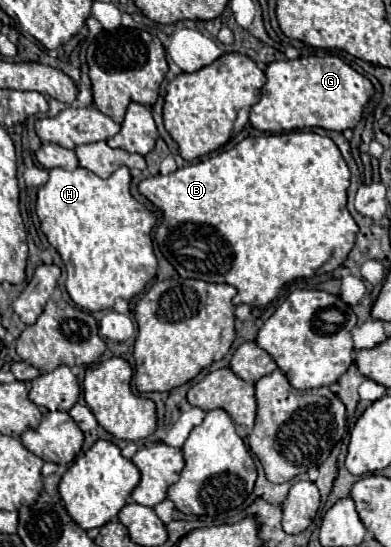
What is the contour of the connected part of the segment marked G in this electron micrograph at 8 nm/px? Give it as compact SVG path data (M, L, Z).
M306 56L272 62L266 68L266 78L262 98L250 110L250 122L256 130L272 134L314 126L336 132L354 128L362 118L364 106L374 94L372 82L338 56Z

